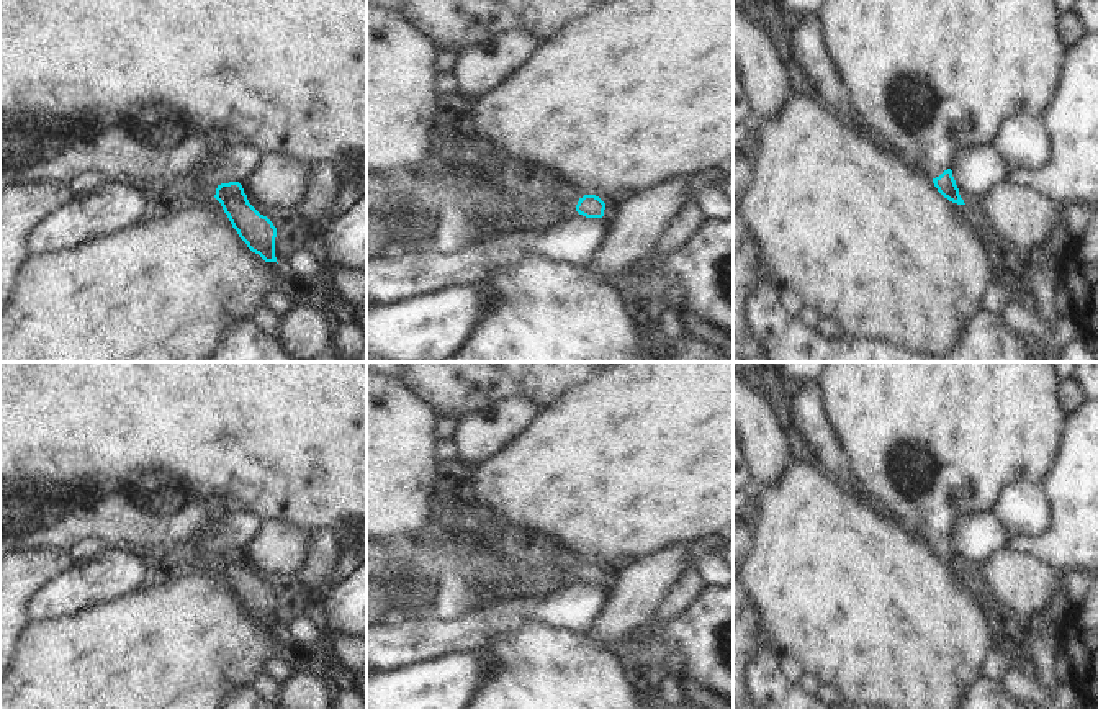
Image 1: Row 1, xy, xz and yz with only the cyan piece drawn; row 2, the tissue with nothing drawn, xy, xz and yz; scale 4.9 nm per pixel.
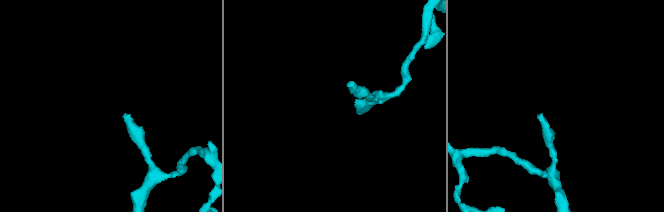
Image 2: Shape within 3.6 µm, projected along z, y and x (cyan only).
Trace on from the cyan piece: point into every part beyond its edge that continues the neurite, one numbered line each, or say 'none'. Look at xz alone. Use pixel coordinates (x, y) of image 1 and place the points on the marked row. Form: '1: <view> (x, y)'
1: xz (391, 228)

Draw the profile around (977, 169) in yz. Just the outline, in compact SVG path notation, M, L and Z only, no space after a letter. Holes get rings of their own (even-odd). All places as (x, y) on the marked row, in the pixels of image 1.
M992 144L959 149L952 157L952 177L965 205L998 182L1006 180L1008 167Z

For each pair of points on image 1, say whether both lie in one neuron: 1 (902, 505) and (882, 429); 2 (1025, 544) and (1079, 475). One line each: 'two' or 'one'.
1: one
2: one

